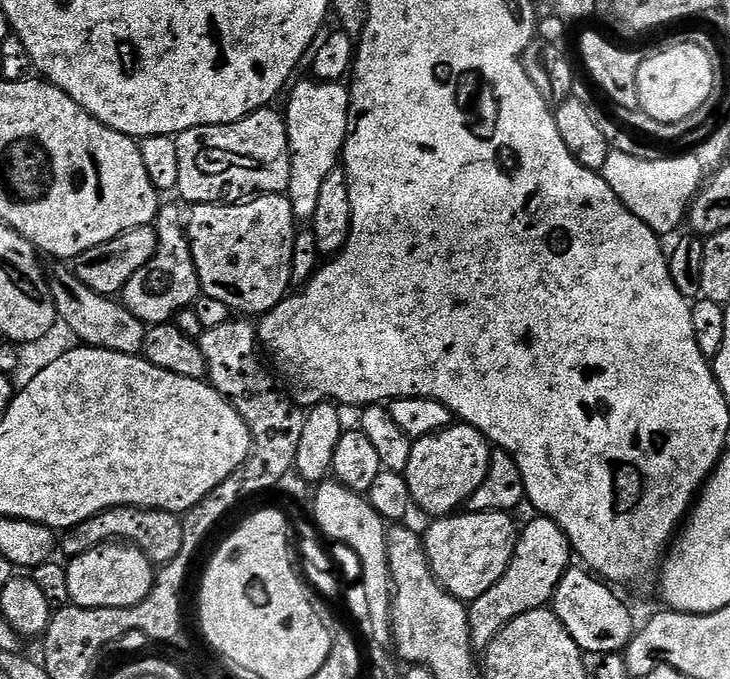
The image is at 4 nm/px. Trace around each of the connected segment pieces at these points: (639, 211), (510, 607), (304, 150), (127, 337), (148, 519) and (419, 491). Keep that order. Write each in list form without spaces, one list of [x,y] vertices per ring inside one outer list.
[[[609,151],[602,169],[605,182],[614,194],[630,209],[639,220],[646,222],[657,236],[667,238],[681,223],[685,223],[697,192],[705,183],[704,164],[699,155],[682,158],[666,158],[666,162],[645,162],[643,158],[633,158],[630,154]]]
[[[539,516],[517,535],[515,552],[506,573],[478,599],[469,603],[468,625],[472,647],[483,650],[514,617],[545,607],[556,592],[557,584],[568,571],[572,559],[571,544],[565,532],[548,517]]]
[[[297,79],[291,85],[287,93],[288,109],[283,109],[282,112],[290,142],[290,182],[286,195],[292,207],[293,217],[300,222],[311,221],[318,206],[322,182],[326,182],[326,174],[333,172],[341,163],[344,143],[348,137],[350,110],[348,88],[343,83],[307,79]]]
[[[56,266],[60,268],[52,268],[47,269],[46,279],[48,281],[48,293],[50,294],[50,298],[54,302],[54,306],[56,307],[56,314],[61,325],[65,324],[66,327],[69,328],[70,331],[73,332],[74,335],[77,336],[79,343],[81,345],[90,347],[90,348],[105,348],[106,350],[110,350],[111,352],[121,352],[122,354],[130,354],[131,356],[135,356],[137,354],[143,353],[144,351],[144,339],[146,338],[146,326],[136,317],[134,314],[130,314],[130,310],[124,307],[123,303],[119,299],[109,298],[103,296],[102,294],[98,294],[94,290],[90,290],[85,286],[80,279],[78,279],[67,267],[64,266]]]
[[[118,506],[107,508],[94,518],[86,518],[78,526],[63,533],[64,541],[59,541],[59,551],[65,552],[65,557],[71,558],[78,554],[86,554],[86,550],[94,550],[103,544],[119,542],[130,544],[138,549],[153,565],[163,566],[178,558],[182,550],[182,530],[184,521],[177,513],[153,508],[135,508],[134,506]]]
[[[453,422],[440,432],[413,440],[410,466],[406,466],[403,474],[417,509],[421,513],[429,512],[432,518],[451,516],[463,509],[474,490],[482,486],[492,453],[488,439],[477,428],[463,422]]]

